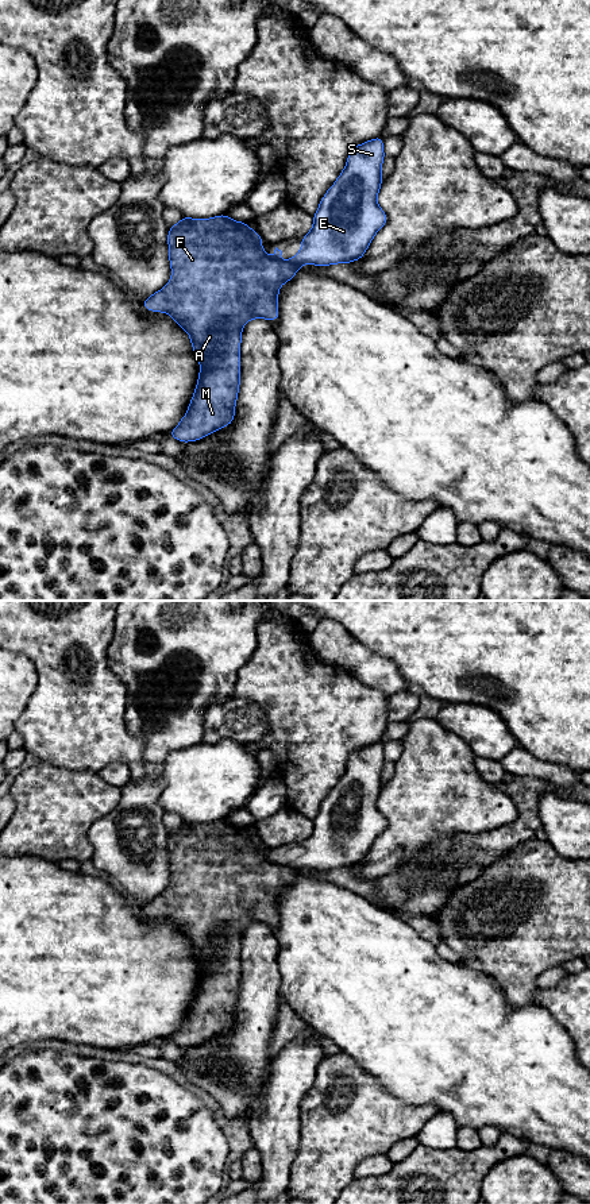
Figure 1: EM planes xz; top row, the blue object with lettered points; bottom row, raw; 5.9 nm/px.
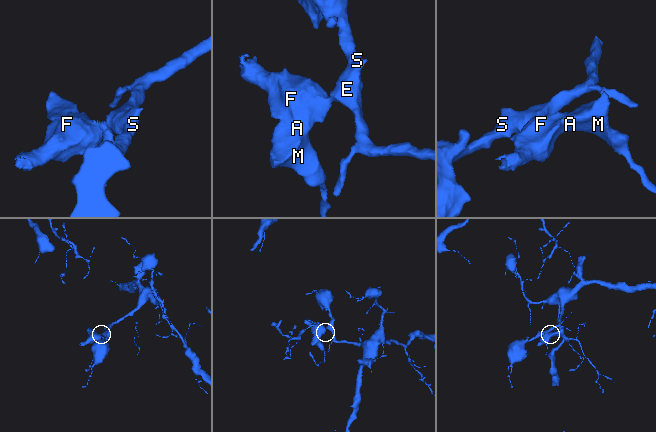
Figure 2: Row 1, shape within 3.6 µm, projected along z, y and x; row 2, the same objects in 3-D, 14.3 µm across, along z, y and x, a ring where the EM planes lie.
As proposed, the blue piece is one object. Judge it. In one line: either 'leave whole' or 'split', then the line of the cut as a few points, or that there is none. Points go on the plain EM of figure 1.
split; cut xz (288, 865), (299, 871)

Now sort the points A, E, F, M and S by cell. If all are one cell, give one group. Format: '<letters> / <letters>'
A F M / E S

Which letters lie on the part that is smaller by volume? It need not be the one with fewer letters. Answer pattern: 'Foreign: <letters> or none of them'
Foreign: A, F, M

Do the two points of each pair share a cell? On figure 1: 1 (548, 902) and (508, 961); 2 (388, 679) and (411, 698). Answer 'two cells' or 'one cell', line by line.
1: one cell
2: two cells

